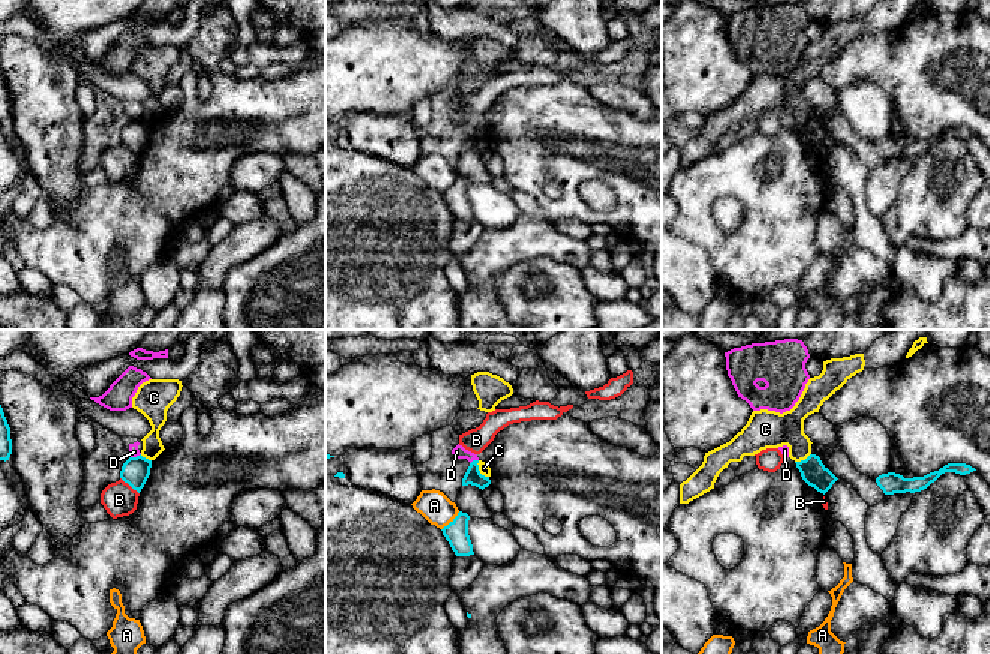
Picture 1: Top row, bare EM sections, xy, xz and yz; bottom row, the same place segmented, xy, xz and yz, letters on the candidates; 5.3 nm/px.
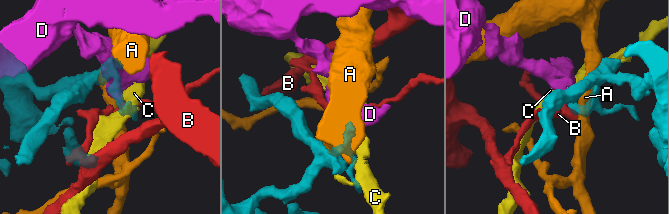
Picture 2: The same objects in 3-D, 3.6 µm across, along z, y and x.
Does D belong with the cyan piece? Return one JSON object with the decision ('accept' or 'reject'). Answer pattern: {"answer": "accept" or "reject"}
{"answer": "reject"}

